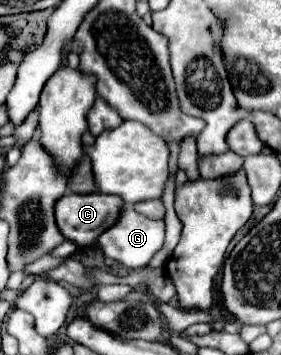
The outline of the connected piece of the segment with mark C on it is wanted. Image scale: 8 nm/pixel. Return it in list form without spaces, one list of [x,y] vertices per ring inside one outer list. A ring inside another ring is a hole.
[[[99,192],[91,194],[65,194],[55,202],[55,222],[59,232],[75,242],[77,246],[91,246],[105,228],[109,228],[109,220],[117,220],[117,212],[121,210],[123,202],[119,196],[105,196]]]

